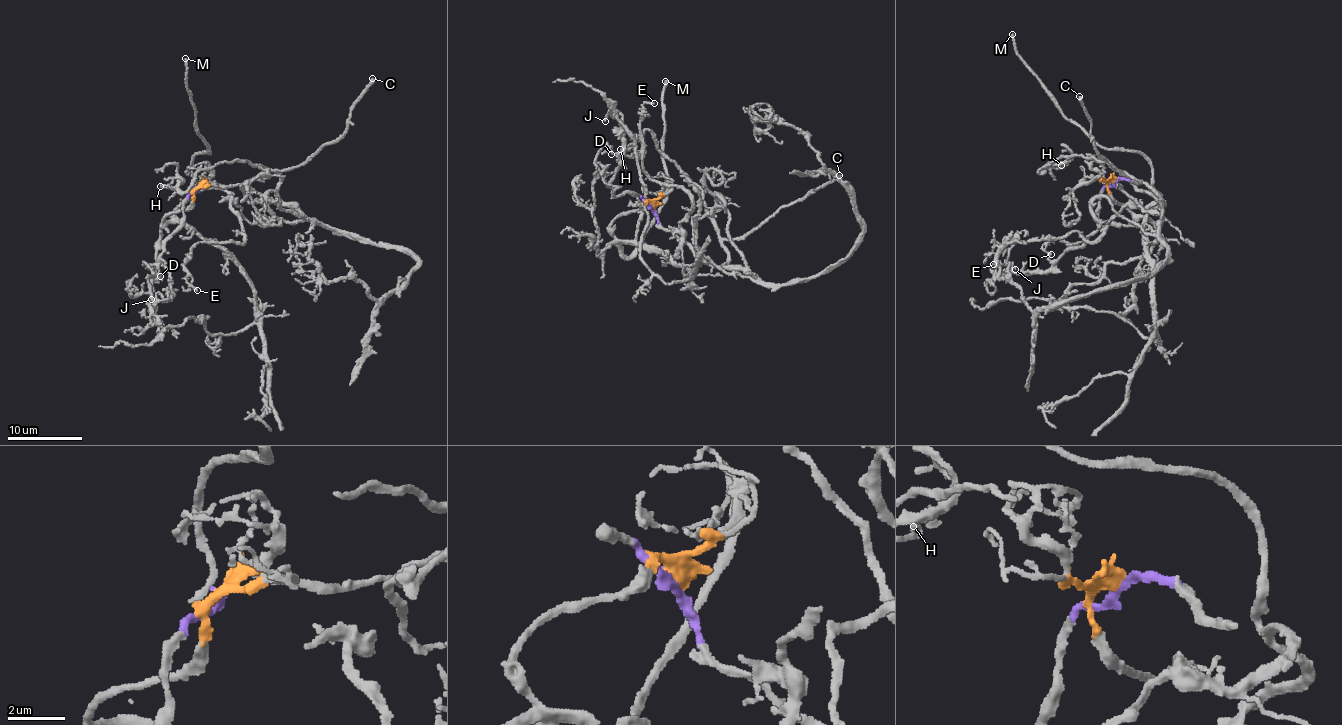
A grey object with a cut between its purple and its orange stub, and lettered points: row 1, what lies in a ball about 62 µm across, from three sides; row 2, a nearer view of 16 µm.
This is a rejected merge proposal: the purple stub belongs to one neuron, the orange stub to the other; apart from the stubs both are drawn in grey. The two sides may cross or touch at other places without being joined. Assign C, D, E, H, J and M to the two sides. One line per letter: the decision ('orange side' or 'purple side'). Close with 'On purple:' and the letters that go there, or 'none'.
C: purple side
D: purple side
E: orange side
H: purple side
J: purple side
M: orange side
On purple: C, D, H, J

